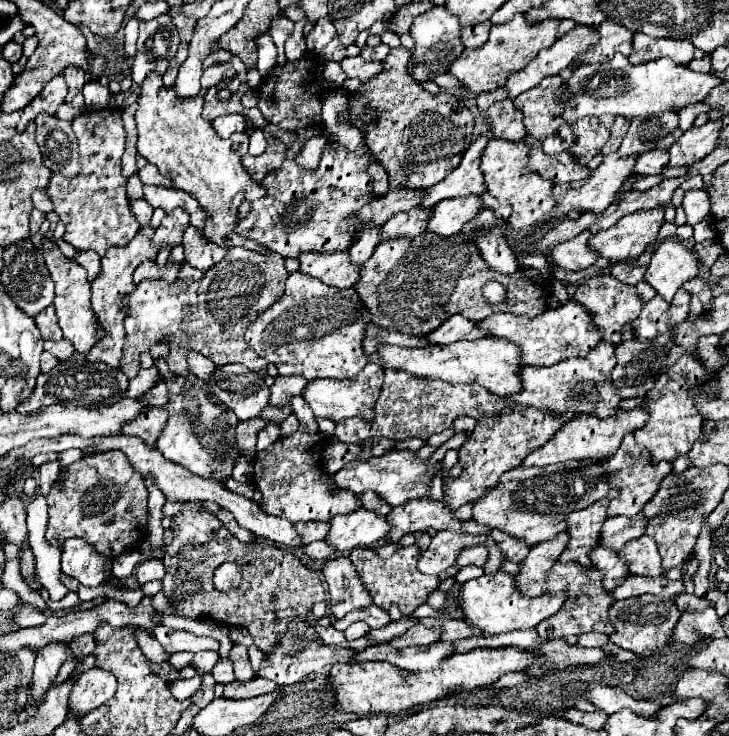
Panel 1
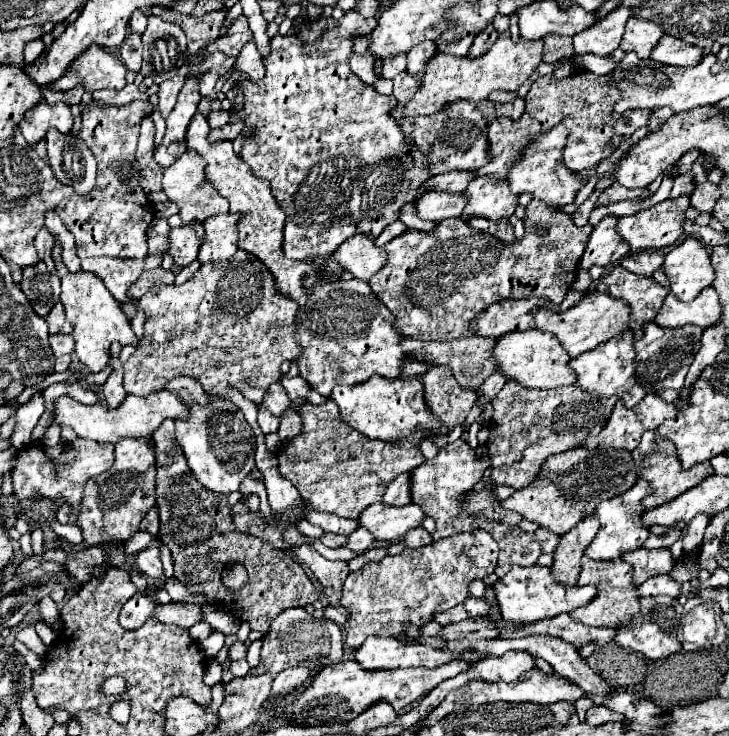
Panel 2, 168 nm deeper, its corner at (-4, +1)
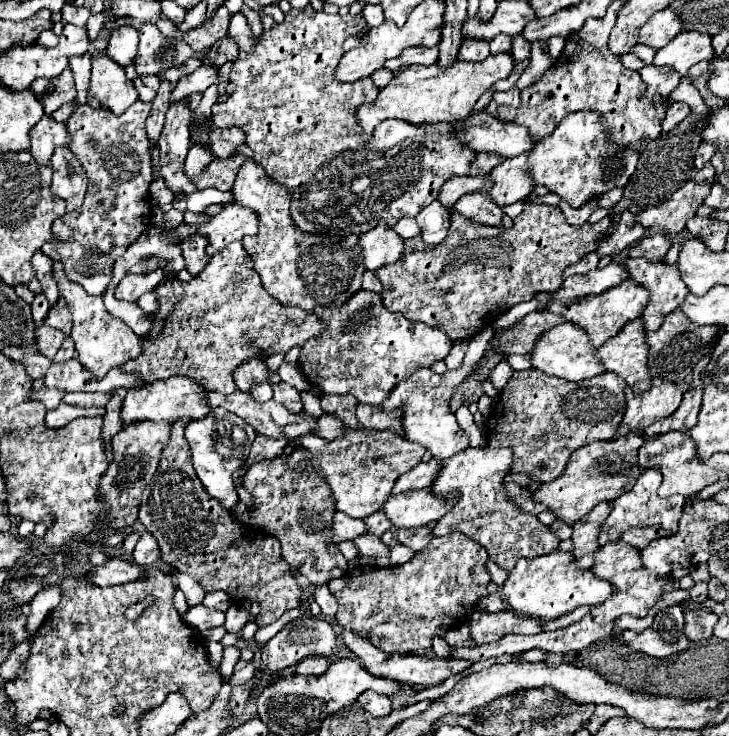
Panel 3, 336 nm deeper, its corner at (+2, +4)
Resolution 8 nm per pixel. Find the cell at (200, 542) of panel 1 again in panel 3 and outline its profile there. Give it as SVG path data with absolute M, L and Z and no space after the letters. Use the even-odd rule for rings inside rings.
M182 418L172 424L170 444L162 452L158 472L150 482L150 492L144 492L138 520L156 536L162 560L178 572L194 576L206 592L224 590L232 600L260 602L262 610L256 616L256 624L268 626L284 612L298 608L302 590L298 588L290 566L280 556L280 542L254 528L250 528L248 534L248 530L202 488L202 482L192 468L190 448L184 438L188 422L190 418ZM256 554L264 554L266 560L250 560Z

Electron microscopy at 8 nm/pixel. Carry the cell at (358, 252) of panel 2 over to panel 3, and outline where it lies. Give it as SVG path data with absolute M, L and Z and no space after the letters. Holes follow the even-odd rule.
M378 224L374 230L362 234L358 246L364 252L364 264L370 270L400 260L404 252L404 240L388 224Z

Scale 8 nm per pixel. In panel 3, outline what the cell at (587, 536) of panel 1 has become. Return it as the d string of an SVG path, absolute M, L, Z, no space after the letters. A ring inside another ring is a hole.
M646 470L642 472L642 476L638 478L638 482L634 484L634 488L630 492L626 492L626 496L620 496L614 502L614 510L610 512L608 520L602 526L600 532L600 546L608 544L608 542L618 542L620 534L636 528L636 526L660 526L672 534L678 532L678 522L682 516L682 506L686 502L684 496L670 496L670 498L660 498L658 496L658 488L662 482L662 474L658 470Z

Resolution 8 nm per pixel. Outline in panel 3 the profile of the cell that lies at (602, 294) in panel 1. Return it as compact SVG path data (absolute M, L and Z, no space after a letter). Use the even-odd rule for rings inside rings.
M628 258L630 278L638 280L650 292L650 304L642 318L646 318L646 332L656 332L664 318L674 312L688 296L688 288L680 276L678 264L666 264L662 260L650 262L646 258Z

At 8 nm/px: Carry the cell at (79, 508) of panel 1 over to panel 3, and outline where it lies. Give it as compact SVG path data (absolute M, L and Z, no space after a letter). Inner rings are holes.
M142 420L142 422L128 424L126 428L122 428L122 432L118 432L114 436L112 464L106 472L106 476L102 476L102 484L100 484L100 490L104 494L102 502L110 508L108 510L108 524L112 528L126 528L138 520L142 492L148 486L154 472L158 470L162 450L170 440L170 430L172 430L172 422L168 422L168 420L166 422Z

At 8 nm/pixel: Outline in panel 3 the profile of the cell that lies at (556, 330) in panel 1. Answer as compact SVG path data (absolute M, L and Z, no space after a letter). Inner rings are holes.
M626 278L622 284L618 284L614 288L608 288L598 296L584 296L584 298L572 302L572 304L566 304L566 306L562 302L550 302L546 310L554 312L554 314L564 314L574 324L580 324L588 332L592 344L596 348L600 348L610 338L614 338L626 326L626 322L638 318L644 312L646 304L648 304L648 298L650 298L650 294L646 292L646 288L642 284Z

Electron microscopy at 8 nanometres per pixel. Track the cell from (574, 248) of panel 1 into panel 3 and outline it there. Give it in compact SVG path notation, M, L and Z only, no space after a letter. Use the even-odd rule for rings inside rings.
M622 212L622 218L616 230L598 242L596 254L598 256L616 256L622 250L626 250L628 246L634 246L642 238L644 238L644 228L642 224L636 222L636 216L632 212Z

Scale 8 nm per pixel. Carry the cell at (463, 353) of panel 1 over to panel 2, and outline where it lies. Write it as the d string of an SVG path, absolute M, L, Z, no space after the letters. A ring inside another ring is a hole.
M528 329L522 333L506 333L496 339L496 345L492 349L492 361L498 367L498 373L502 373L506 379L514 379L518 385L528 389L554 389L562 385L572 385L576 381L576 375L566 367L568 355L564 355L564 349L552 339L552 335Z

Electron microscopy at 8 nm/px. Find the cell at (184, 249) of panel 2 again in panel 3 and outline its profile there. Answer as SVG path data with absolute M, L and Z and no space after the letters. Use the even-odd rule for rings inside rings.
M200 234L188 236L186 240L180 242L184 260L186 260L186 270L192 276L198 276L206 268L206 264L210 262L210 256L206 254L206 246L208 246L208 240Z

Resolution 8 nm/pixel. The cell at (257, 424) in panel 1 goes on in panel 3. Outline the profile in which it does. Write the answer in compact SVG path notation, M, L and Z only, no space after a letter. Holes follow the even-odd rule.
M324 414L320 420L318 420L318 436L326 438L326 440L336 440L336 438L342 438L344 436L344 424L340 418L336 416L330 416L330 414Z

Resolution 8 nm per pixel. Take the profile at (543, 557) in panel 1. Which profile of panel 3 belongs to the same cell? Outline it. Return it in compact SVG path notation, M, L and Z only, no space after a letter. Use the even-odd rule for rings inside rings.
M602 502L598 504L598 508L594 508L594 512L590 512L590 516L586 516L586 520L578 520L578 524L574 524L574 534L572 534L574 556L576 556L576 564L582 570L594 566L594 552L600 548L598 534L610 510L612 510L612 502Z

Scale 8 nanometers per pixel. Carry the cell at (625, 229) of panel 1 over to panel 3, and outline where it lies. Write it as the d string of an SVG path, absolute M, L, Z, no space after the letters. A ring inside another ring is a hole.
M690 180L682 188L678 188L670 198L666 198L660 206L640 212L636 220L650 232L662 230L670 236L676 236L686 228L686 220L692 218L696 210L704 204L706 196L710 194L710 188L710 182L698 184Z

